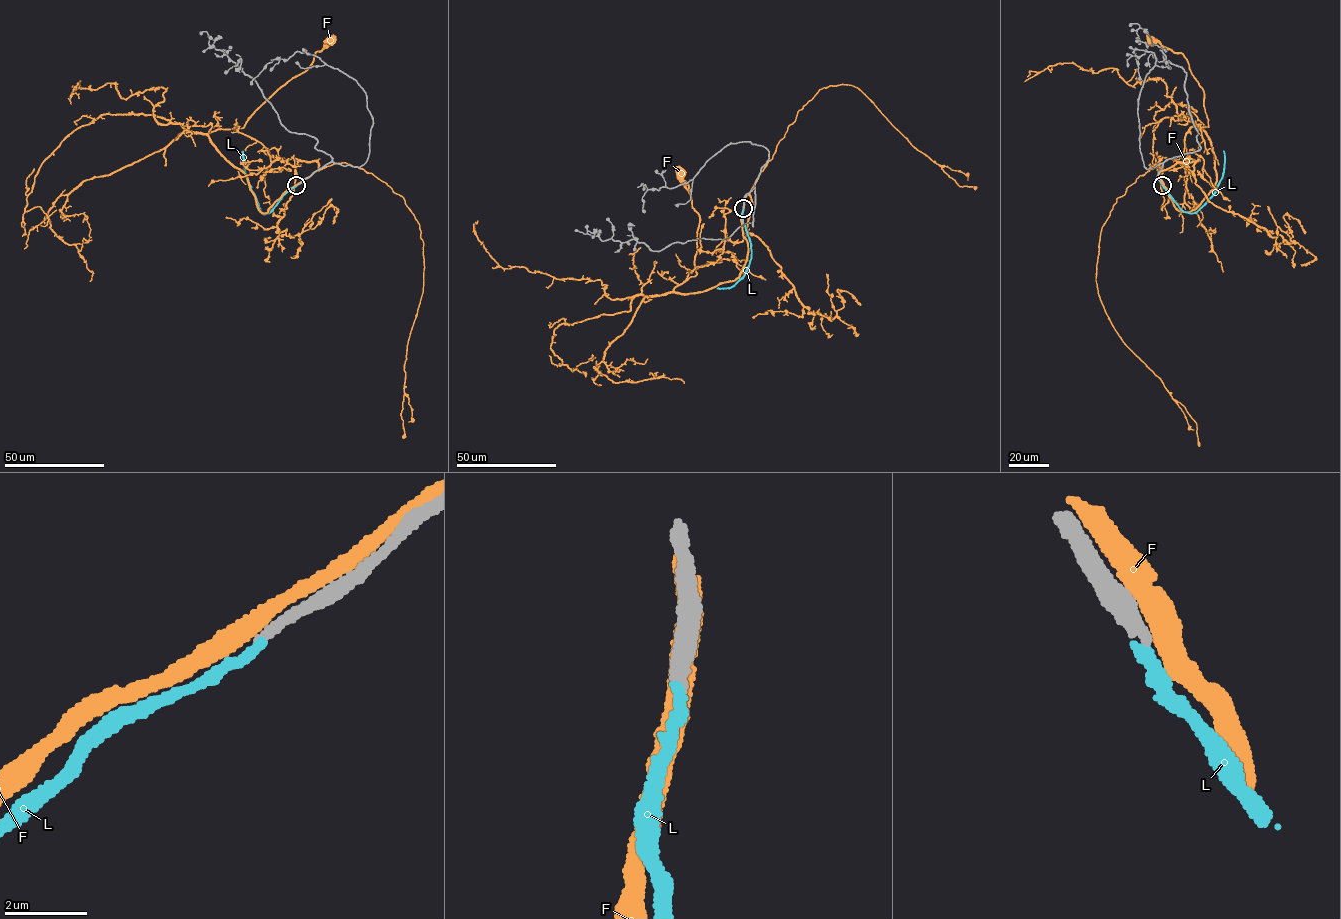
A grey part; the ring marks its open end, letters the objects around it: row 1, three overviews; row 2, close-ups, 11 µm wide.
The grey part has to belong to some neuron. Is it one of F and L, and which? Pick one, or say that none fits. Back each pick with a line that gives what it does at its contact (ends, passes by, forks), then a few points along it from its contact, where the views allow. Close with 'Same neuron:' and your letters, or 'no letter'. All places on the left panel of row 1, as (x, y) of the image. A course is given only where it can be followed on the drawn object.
L: it ends | via (297, 185), (285, 193), (271, 212), (261, 213), (247, 179), (242, 151)
Same neuron: L

